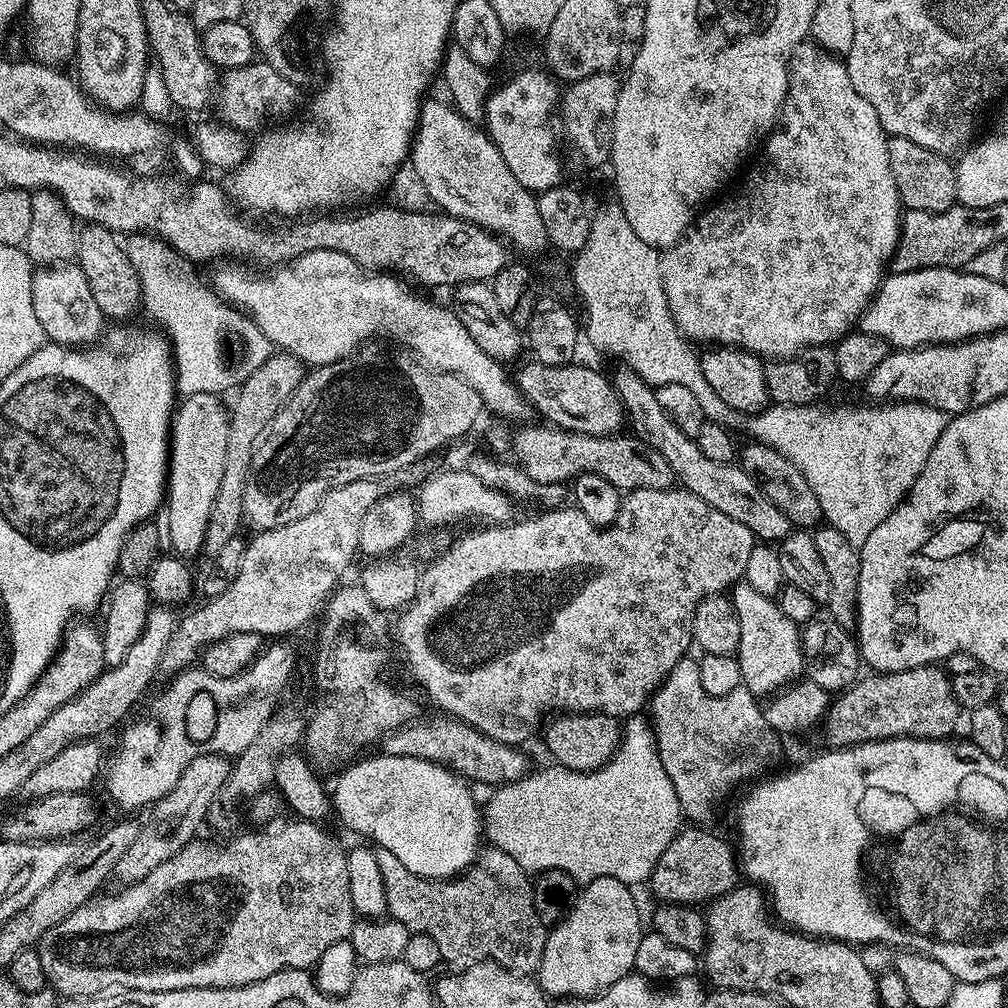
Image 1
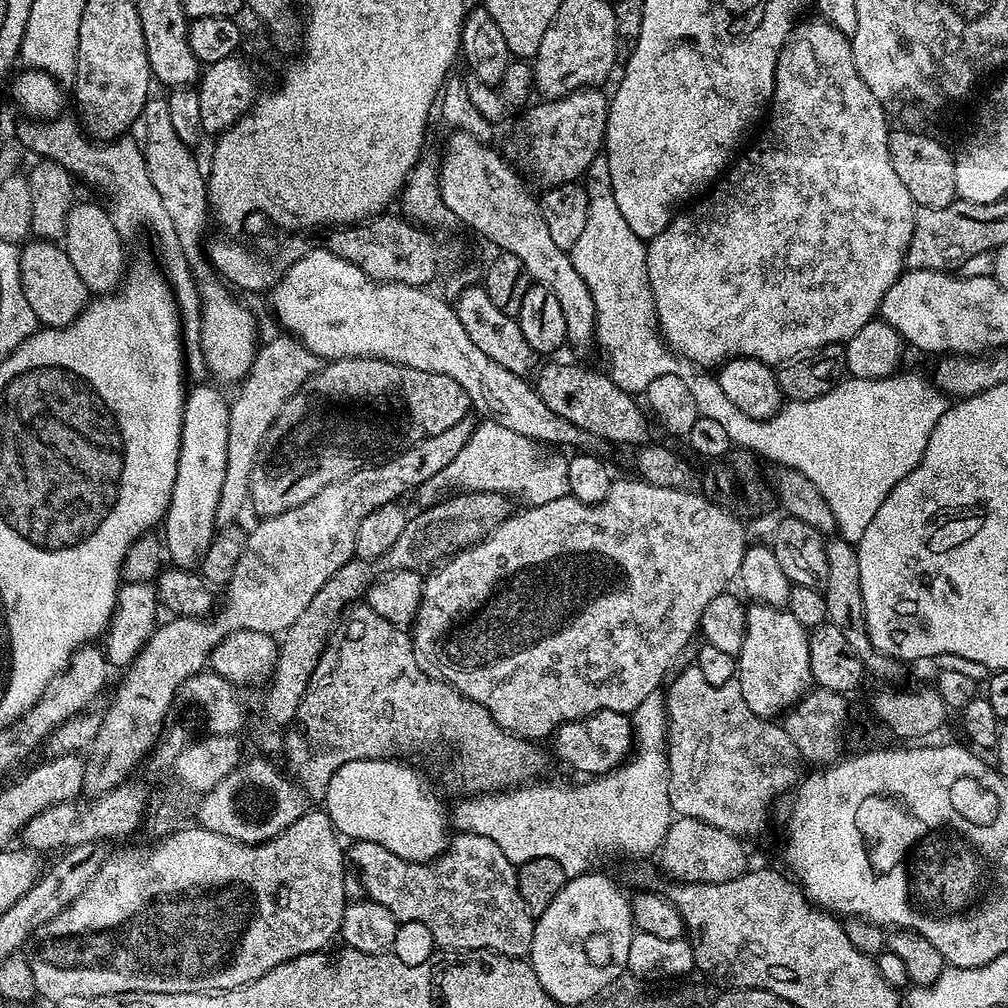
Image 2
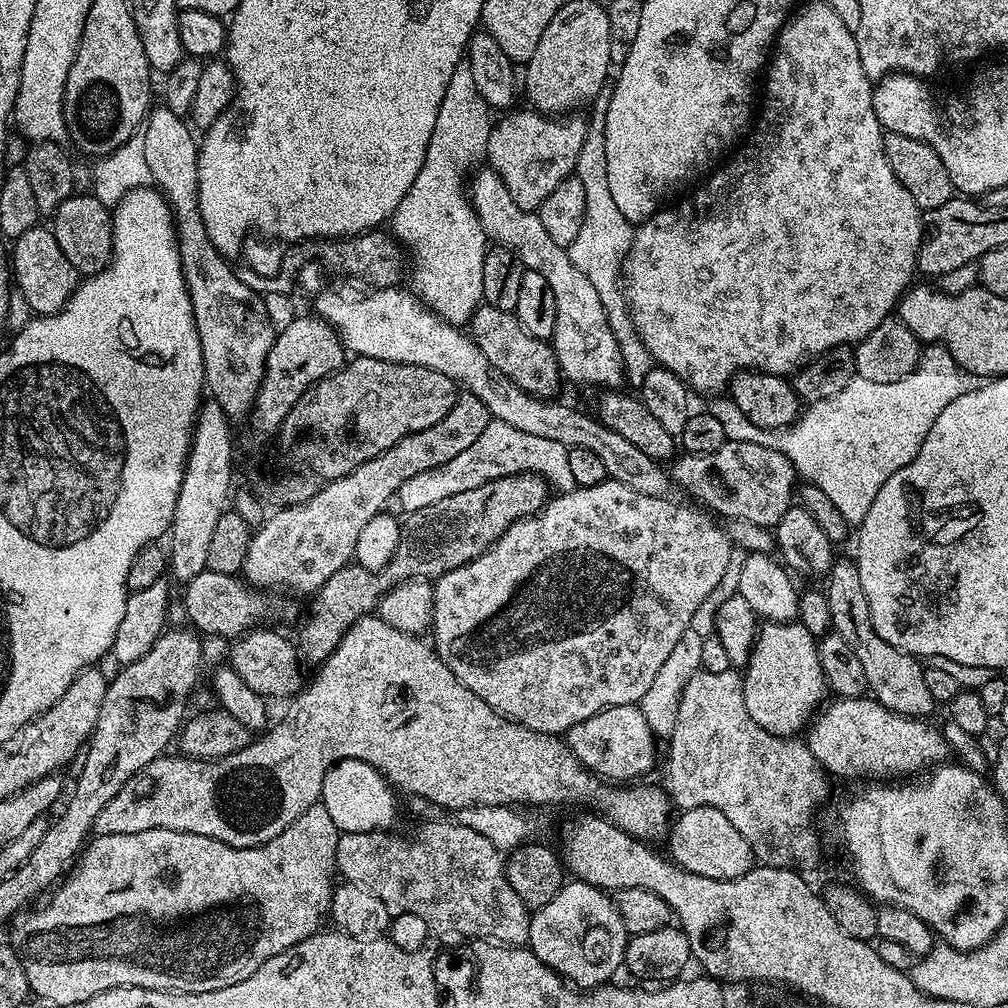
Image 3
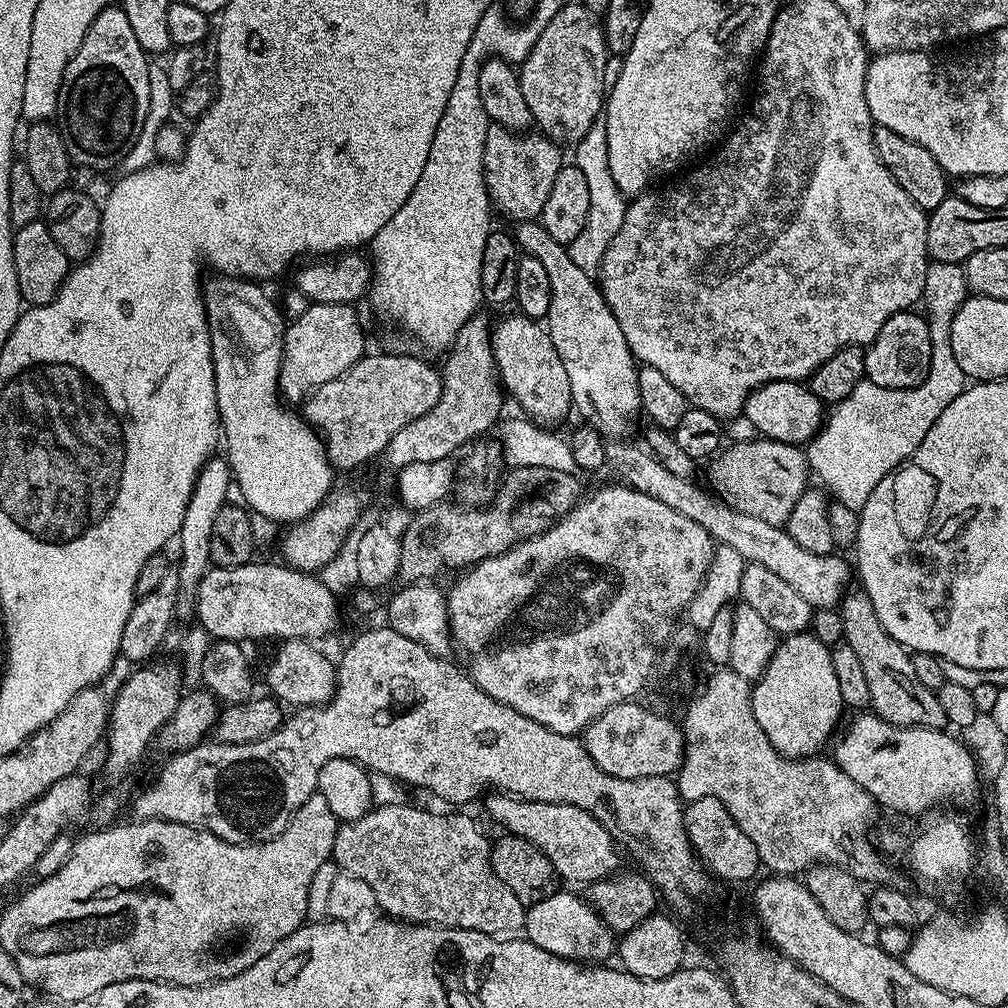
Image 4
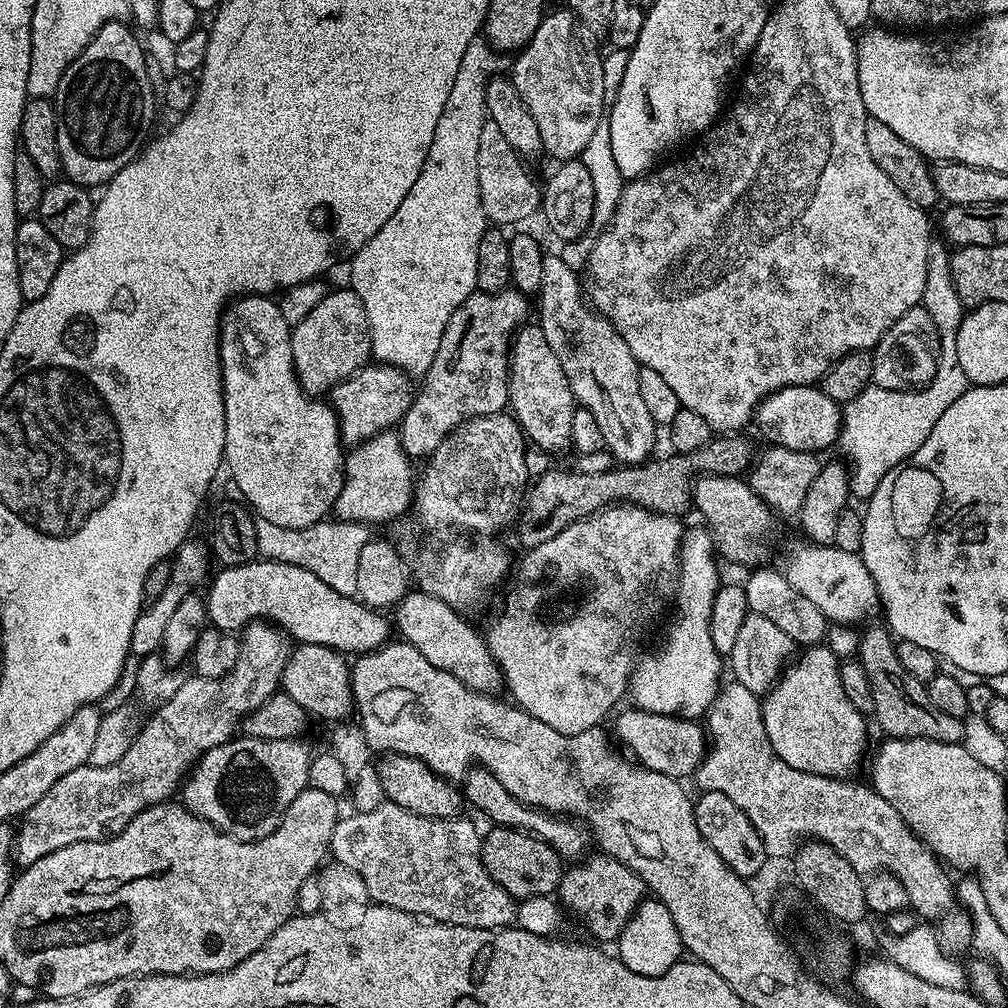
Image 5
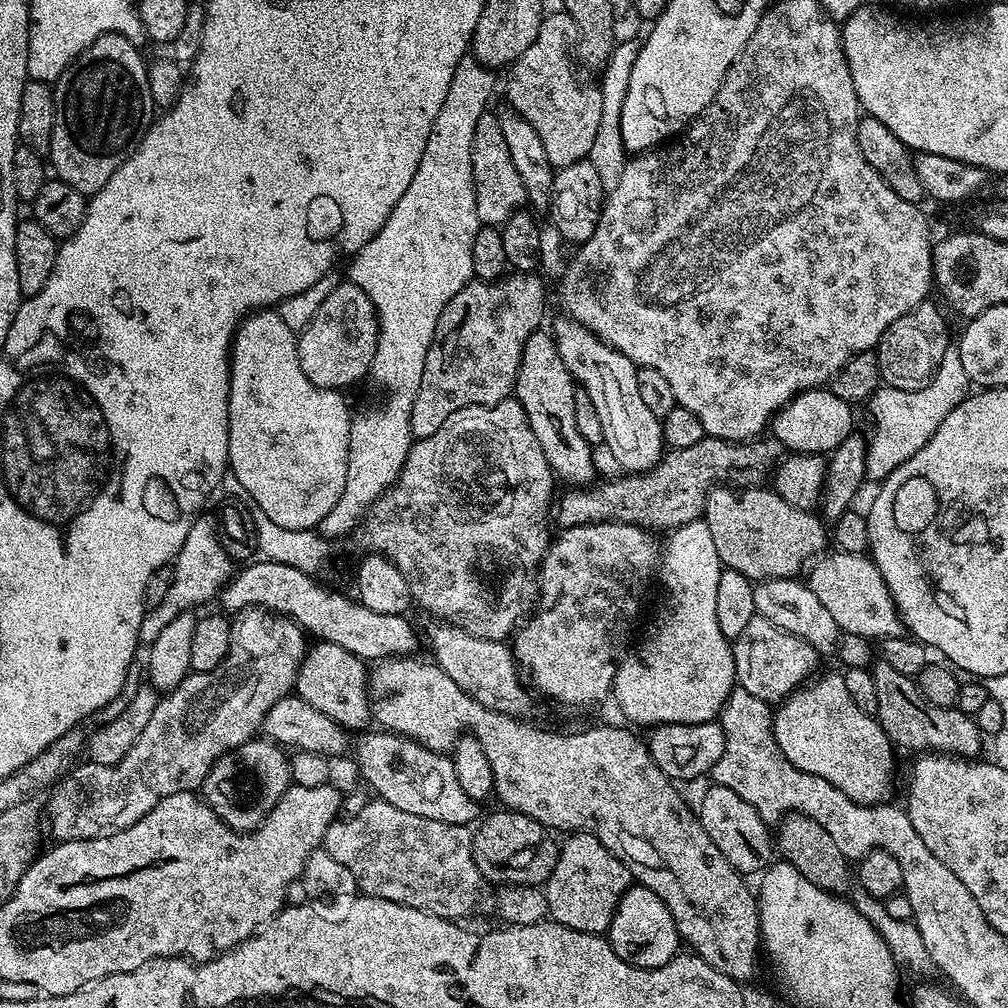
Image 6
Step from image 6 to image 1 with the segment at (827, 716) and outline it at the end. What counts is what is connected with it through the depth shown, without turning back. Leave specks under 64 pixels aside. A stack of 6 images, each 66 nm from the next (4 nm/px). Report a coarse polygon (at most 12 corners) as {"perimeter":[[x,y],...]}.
{"perimeter":[[748,583],[730,599],[743,687],[771,697],[803,673],[801,629]]}

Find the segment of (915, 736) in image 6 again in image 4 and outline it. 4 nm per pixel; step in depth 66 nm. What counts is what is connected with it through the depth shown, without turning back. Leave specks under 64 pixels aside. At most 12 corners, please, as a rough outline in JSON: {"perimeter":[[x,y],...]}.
{"perimeter":[[849,591],[838,611],[871,711],[895,727],[947,729],[908,649],[874,602]]}

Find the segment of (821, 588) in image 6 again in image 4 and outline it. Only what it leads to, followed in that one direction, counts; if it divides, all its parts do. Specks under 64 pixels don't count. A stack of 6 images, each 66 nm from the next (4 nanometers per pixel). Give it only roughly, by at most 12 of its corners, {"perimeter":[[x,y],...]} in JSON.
{"perimeter":[[628,438],[604,445],[615,479],[778,574],[813,610],[854,572],[787,527],[739,512]]}

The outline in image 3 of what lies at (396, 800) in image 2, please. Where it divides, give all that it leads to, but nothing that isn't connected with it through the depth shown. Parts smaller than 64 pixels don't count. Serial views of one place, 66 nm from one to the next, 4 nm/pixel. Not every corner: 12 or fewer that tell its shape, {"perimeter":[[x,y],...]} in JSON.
{"perimeter":[[360,759],[332,764],[321,803],[341,833],[393,827],[395,791]]}

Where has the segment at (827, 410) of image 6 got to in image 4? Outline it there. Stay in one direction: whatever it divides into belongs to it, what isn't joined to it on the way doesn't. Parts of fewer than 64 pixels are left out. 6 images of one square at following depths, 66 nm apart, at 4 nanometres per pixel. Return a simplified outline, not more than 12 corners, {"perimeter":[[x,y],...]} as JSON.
{"perimeter":[[798,380],[746,398],[742,415],[765,440],[807,445],[826,405]]}

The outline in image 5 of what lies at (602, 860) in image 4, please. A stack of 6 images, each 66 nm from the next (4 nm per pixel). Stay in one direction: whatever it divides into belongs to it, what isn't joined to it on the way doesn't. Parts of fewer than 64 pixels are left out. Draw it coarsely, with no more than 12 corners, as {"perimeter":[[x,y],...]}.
{"perimeter":[[469,768],[462,796],[493,825],[548,843],[565,861],[589,851],[583,823],[523,804],[489,768]]}

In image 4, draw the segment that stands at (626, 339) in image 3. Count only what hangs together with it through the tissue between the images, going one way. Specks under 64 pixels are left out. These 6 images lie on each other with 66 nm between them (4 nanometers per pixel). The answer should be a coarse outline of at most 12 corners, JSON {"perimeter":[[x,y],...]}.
{"perimeter":[[602,126],[576,141],[590,190],[582,234],[566,247],[595,273],[628,204],[610,175]]}

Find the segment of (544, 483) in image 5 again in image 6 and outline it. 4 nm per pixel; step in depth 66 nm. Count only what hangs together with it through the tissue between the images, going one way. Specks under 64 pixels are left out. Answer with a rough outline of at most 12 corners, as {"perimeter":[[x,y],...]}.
{"perimeter":[[771,434],[665,451],[648,472],[572,486],[563,530],[613,520],[681,528],[717,481],[759,485],[785,452]]}

